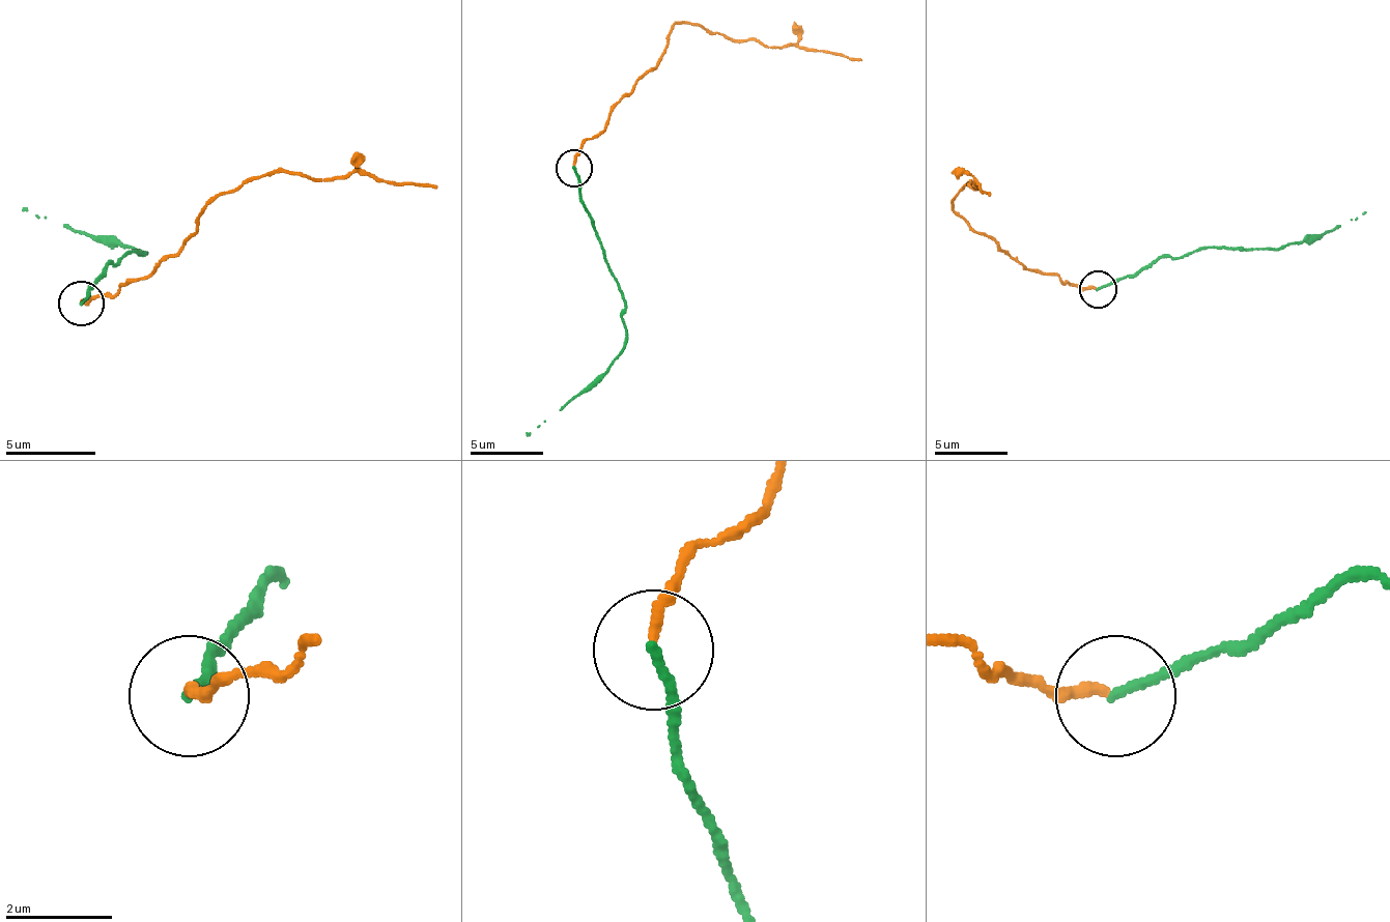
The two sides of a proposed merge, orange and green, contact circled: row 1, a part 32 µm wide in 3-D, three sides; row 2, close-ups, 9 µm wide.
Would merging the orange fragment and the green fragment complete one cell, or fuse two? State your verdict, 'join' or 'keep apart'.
keep apart

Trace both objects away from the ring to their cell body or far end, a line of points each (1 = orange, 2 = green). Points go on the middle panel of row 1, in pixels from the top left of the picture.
1: (573, 167), (576, 149), (606, 126), (657, 64), (676, 24), (862, 61)
2: (573, 167), (580, 204), (595, 229), (624, 303), (624, 350), (526, 435)

